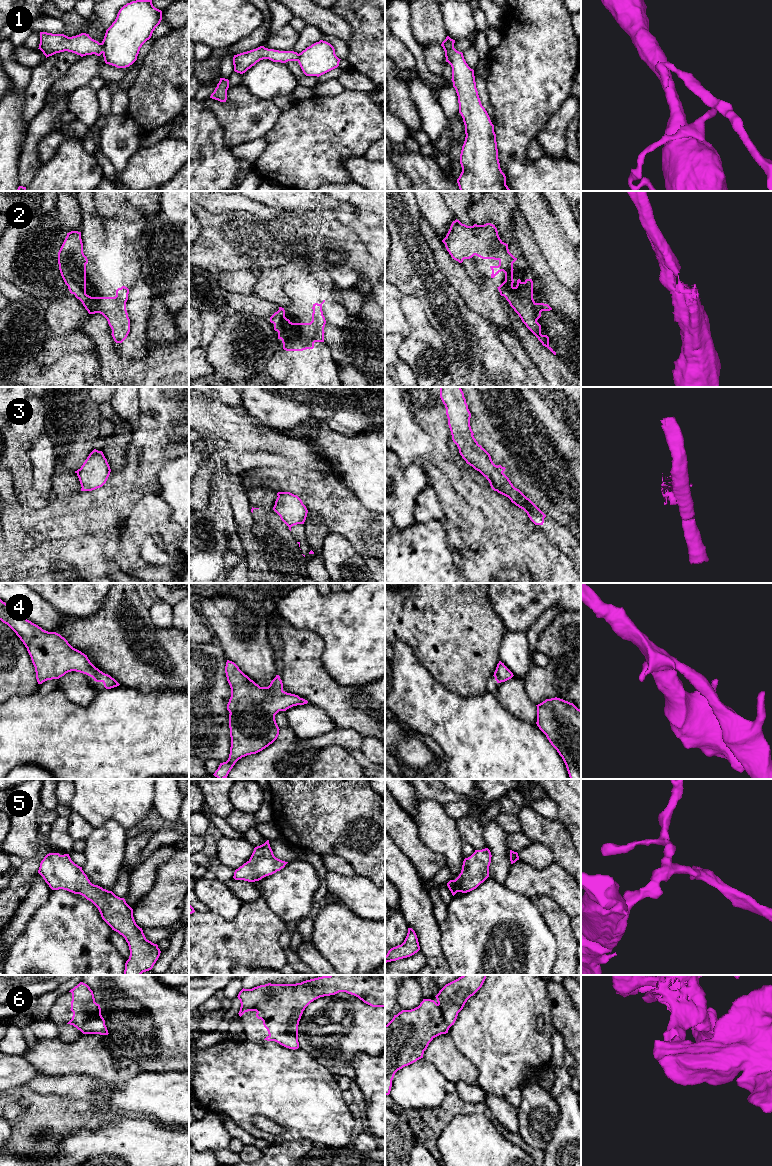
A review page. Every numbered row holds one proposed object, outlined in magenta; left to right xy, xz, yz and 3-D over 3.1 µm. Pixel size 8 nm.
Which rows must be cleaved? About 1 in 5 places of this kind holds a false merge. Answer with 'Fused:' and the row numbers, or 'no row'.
Fused: 1, 3

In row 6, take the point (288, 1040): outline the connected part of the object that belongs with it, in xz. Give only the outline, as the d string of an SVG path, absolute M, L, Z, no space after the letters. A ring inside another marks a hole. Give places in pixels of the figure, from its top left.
M329 975L296 984L268 983L252 989L243 988L237 996L241 1003L238 1014L241 1017L245 1012L256 1011L256 1017L263 1021L263 1025L269 1034L264 1040L275 1041L286 1048L295 1050L299 1048L298 1025L305 1008L320 997L335 995L339 992L354 995L372 1007L385 1007L385 975Z

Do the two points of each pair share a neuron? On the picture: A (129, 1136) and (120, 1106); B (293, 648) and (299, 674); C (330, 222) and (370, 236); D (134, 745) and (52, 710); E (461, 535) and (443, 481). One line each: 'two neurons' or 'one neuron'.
A: two neurons
B: one neuron
C: two neurons
D: one neuron
E: one neuron

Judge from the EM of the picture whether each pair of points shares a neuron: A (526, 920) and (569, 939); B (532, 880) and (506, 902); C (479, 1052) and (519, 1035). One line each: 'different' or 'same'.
A: different
B: different
C: same

